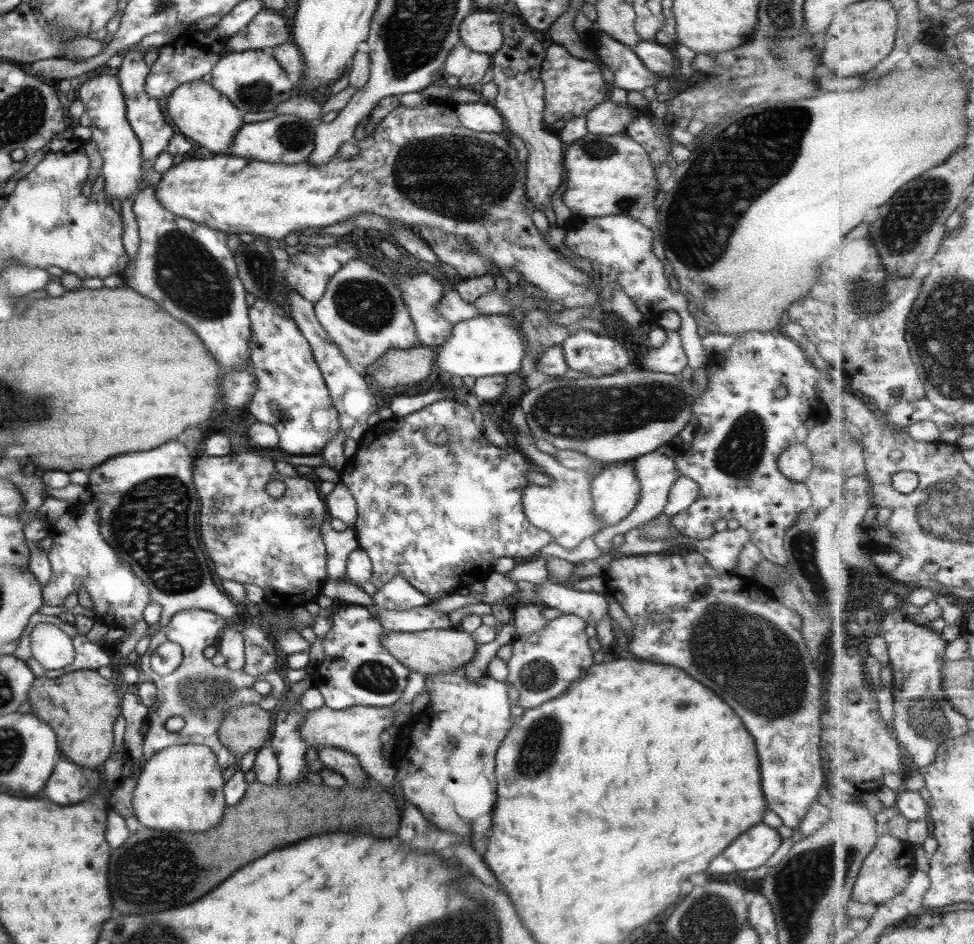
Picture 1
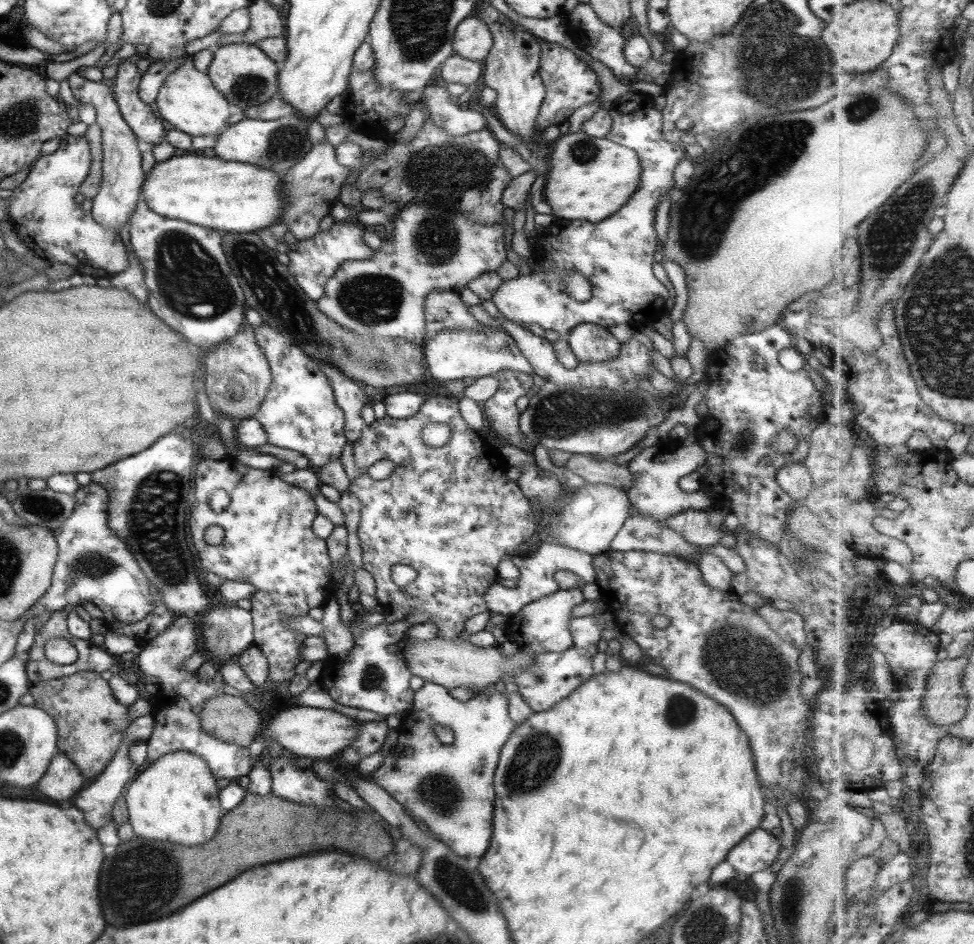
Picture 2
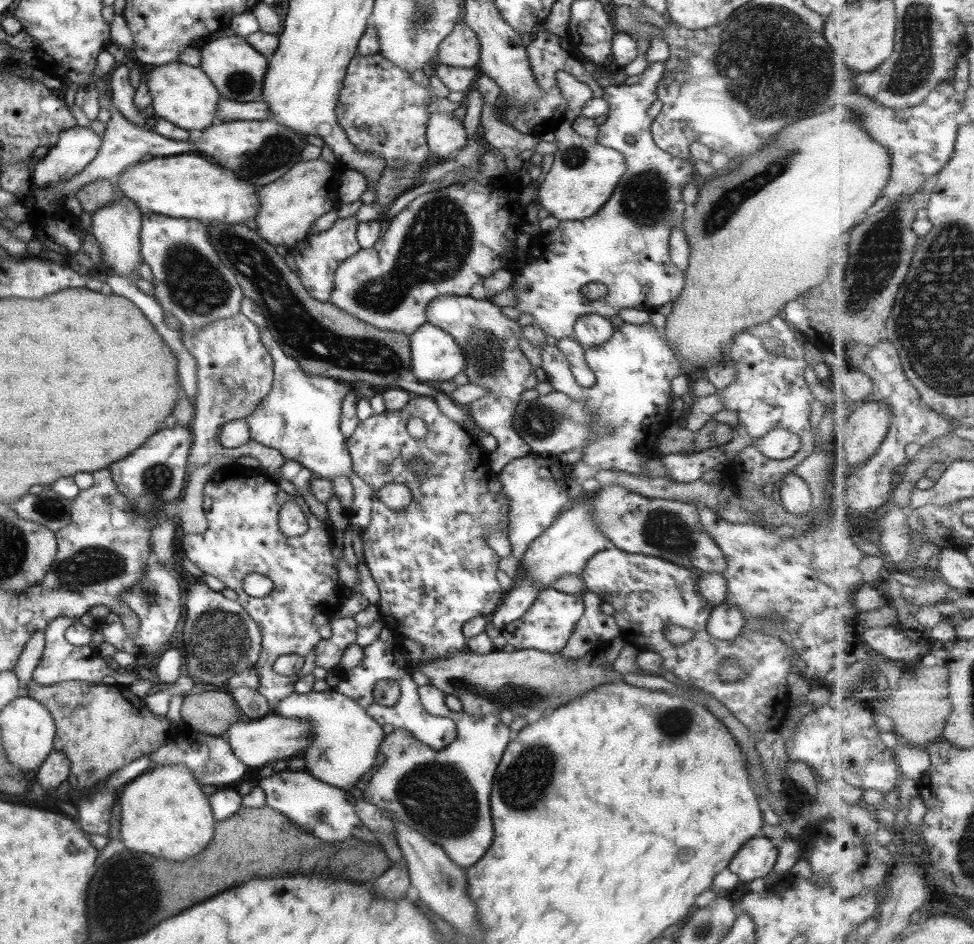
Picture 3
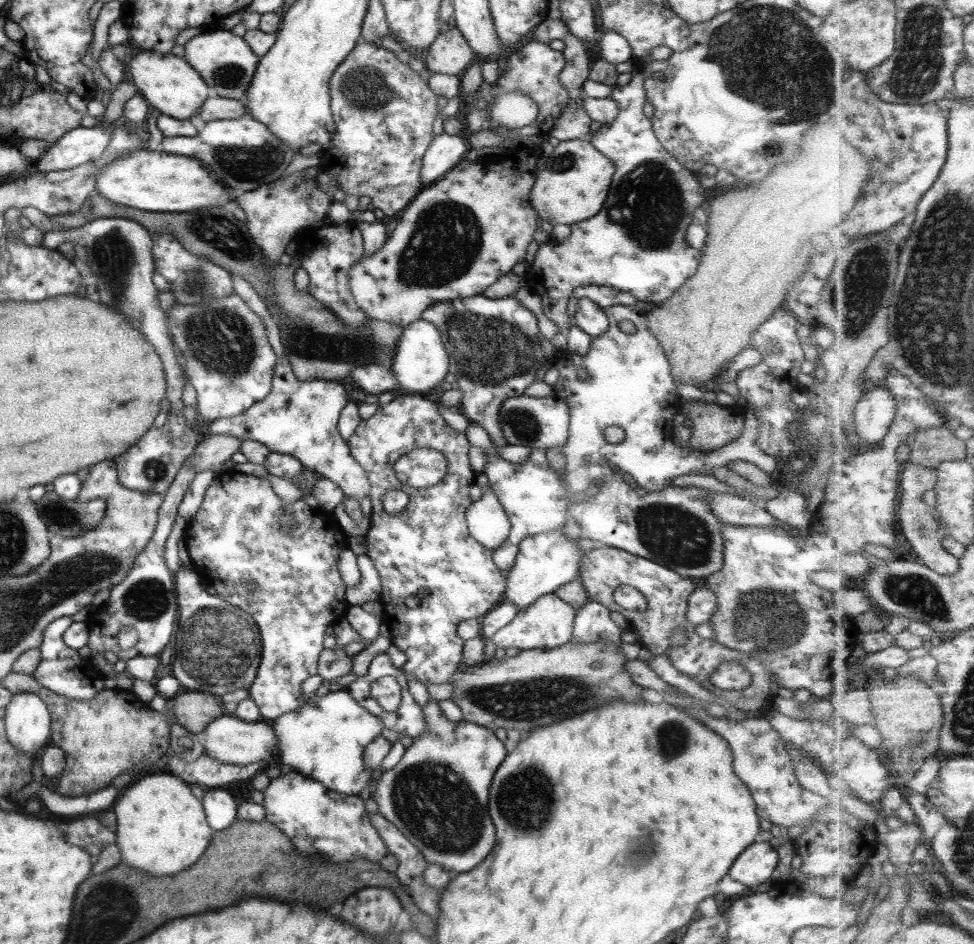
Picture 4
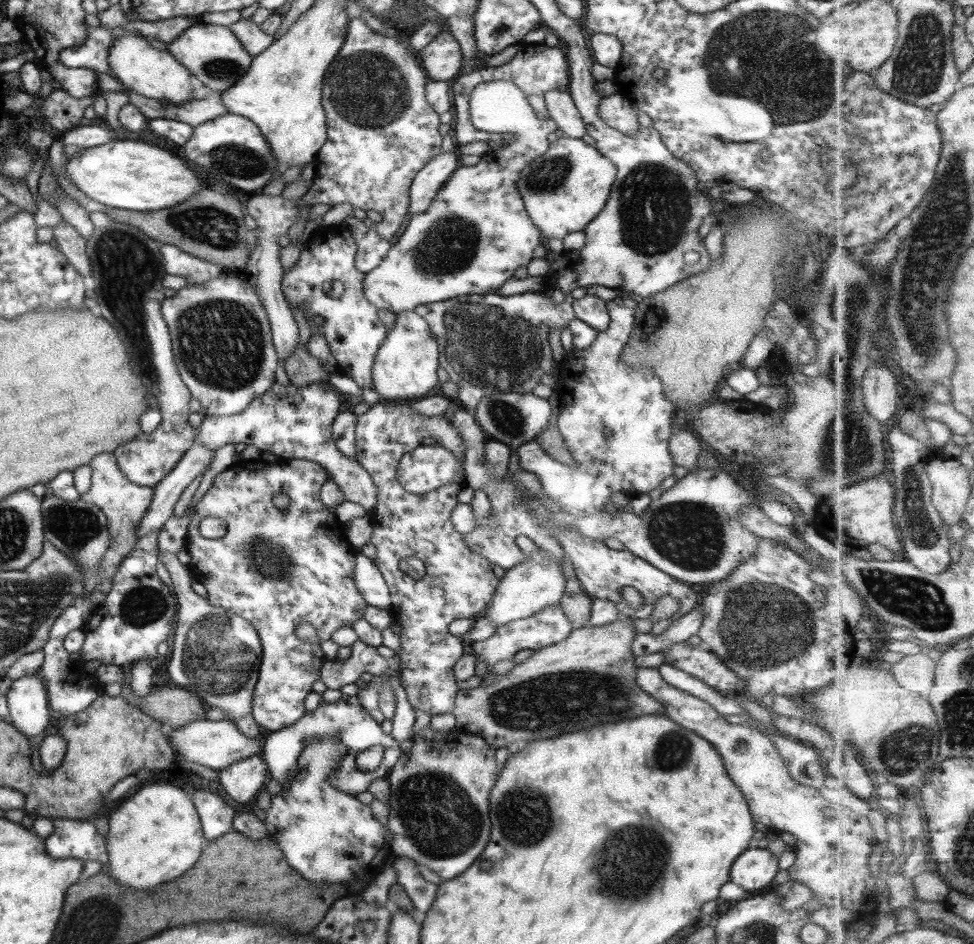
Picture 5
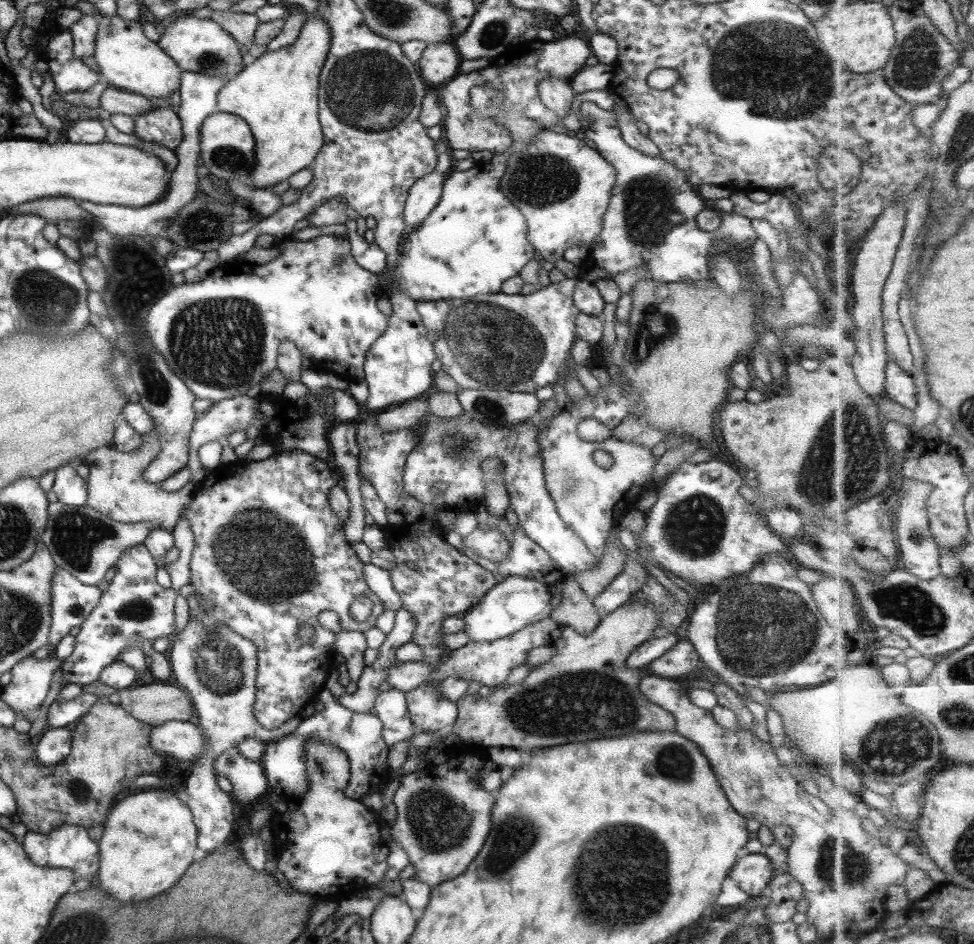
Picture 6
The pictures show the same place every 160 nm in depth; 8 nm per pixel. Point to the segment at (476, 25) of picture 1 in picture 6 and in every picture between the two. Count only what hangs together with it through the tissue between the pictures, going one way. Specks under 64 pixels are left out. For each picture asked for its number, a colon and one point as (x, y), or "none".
2: (472, 40)
3: (459, 49)
4: (449, 53)
5: (441, 59)
6: (440, 61)

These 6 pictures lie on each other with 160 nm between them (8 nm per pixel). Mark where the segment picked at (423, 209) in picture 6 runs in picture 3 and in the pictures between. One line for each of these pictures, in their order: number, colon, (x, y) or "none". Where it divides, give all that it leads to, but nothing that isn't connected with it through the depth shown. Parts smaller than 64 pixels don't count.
3: (444, 135)
4: (444, 152)
5: (425, 185)

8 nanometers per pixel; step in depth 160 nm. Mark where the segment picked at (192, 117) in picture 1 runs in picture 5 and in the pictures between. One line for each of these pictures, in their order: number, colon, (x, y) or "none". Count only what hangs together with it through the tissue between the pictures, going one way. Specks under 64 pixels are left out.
2: (186, 99)
3: (181, 94)
4: (165, 81)
5: (155, 74)

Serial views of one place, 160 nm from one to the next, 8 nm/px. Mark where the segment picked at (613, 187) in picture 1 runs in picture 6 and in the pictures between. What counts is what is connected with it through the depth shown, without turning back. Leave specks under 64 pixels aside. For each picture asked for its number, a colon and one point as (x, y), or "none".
2: (589, 178)
3: (583, 174)
4: (573, 184)
5: (563, 189)
6: (562, 188)

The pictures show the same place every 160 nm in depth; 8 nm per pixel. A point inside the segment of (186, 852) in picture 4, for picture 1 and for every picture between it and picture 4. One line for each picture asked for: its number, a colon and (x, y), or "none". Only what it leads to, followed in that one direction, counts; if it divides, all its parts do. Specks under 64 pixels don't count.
1: (180, 787)
2: (174, 799)
3: (163, 812)

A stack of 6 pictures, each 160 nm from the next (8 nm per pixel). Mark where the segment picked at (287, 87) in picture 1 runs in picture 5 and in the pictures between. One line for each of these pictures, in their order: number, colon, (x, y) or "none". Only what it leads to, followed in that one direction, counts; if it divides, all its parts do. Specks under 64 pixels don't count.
2: (246, 77)
3: (235, 69)
4: (223, 60)
5: (213, 56)

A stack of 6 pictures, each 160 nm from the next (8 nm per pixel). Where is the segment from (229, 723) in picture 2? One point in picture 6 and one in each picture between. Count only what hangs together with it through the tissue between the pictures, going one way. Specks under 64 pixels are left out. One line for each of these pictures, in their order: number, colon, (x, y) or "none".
3: (210, 712)
4: (193, 710)
5: (172, 706)
6: (153, 704)

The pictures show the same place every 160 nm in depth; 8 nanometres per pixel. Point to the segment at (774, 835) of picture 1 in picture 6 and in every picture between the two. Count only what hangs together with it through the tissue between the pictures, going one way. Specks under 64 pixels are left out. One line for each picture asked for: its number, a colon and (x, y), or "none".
2: (756, 851)
3: (755, 859)
4: (757, 862)
5: (754, 868)
6: (752, 872)

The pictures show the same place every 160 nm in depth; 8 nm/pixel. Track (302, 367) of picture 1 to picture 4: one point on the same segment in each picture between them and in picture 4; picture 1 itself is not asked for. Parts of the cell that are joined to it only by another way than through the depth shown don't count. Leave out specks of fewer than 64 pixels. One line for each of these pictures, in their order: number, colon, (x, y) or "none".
2: (298, 412)
3: (299, 416)
4: (299, 418)

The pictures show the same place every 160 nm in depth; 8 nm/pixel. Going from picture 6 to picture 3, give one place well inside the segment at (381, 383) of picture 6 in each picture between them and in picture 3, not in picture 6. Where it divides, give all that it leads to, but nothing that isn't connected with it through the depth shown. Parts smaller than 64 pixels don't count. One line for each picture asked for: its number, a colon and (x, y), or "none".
3: (434, 355)
4: (419, 363)
5: (404, 367)

